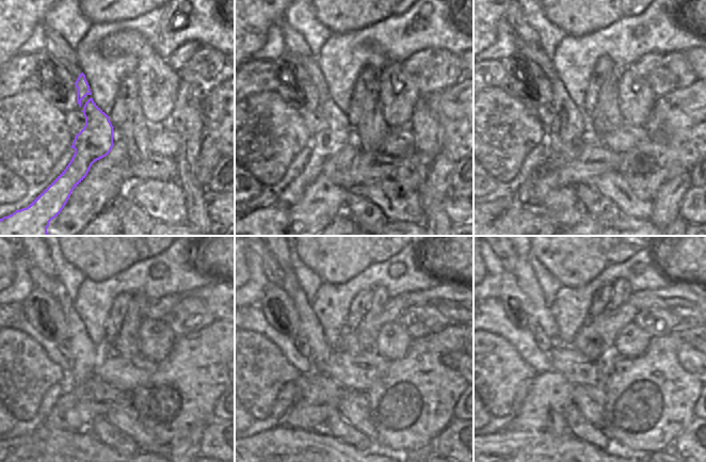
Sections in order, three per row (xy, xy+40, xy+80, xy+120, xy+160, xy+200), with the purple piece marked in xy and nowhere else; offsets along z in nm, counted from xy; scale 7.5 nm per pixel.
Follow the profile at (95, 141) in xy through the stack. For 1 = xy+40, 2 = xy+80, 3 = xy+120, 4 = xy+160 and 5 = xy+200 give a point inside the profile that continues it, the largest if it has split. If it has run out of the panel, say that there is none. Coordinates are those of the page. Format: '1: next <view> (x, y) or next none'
1: next xy+40 (333, 134)
2: next xy+80 (565, 133)
3: next xy+120 (84, 352)
4: next xy+160 (313, 332)
5: next xy+200 (550, 330)

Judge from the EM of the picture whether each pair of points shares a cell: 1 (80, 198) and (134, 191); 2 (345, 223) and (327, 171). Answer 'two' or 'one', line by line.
1: two
2: two

